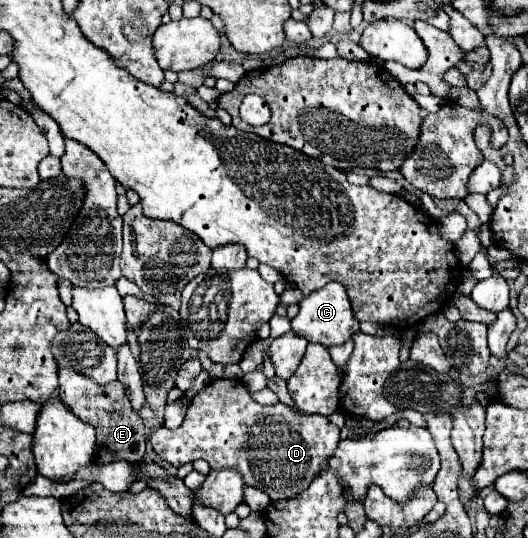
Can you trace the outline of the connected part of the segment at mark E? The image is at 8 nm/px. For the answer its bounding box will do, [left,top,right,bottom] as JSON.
[59,368,145,466]

